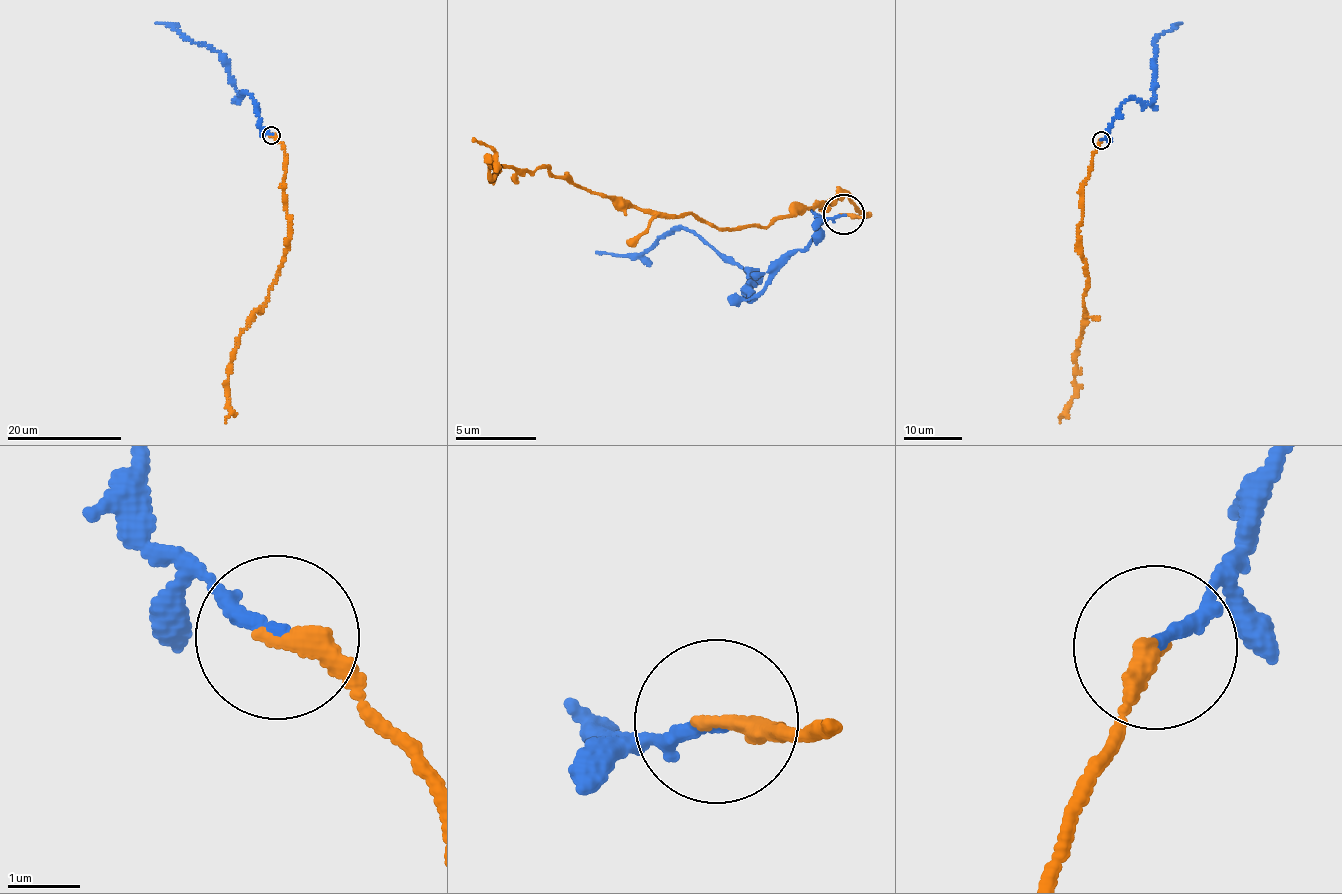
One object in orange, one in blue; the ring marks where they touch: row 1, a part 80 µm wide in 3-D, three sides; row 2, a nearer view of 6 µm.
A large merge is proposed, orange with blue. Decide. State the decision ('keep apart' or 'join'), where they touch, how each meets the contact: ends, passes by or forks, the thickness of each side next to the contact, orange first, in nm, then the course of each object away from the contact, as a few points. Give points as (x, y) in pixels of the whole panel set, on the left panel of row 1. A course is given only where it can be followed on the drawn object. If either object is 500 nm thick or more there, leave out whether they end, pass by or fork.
keep apart | (271, 135) | orange ends | blue ends | 280/180 nm | orange via (270, 134), (286, 158), (289, 245), (268, 300), (240, 334), (232, 355), (227, 378), (231, 411), (225, 422) | blue via (270, 134), (261, 126), (249, 95), (240, 95), (226, 62), (217, 52), (187, 39), (171, 25), (155, 22)

